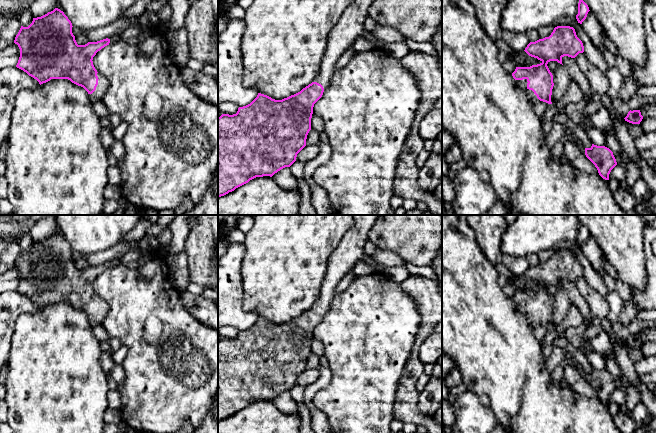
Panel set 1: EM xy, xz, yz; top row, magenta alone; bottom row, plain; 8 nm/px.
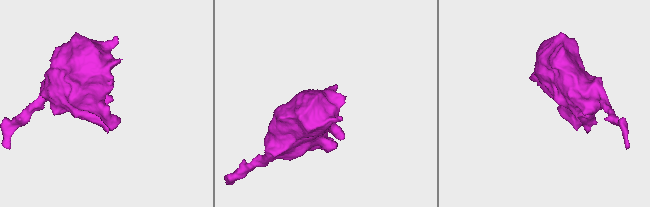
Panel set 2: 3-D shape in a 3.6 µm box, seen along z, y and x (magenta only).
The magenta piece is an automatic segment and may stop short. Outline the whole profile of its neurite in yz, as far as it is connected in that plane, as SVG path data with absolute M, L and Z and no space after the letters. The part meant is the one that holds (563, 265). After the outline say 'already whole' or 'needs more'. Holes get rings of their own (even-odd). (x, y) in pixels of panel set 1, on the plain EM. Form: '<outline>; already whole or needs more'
M557 250L549 261L530 266L524 275L529 280L540 284L541 287L530 291L516 291L512 297L513 302L516 304L515 309L522 314L532 326L543 325L552 328L551 319L554 307L553 299L547 288L550 285L557 285L562 288L562 282L564 280L575 282L579 277L584 276L584 270L582 265L577 261L573 251Z; needs more

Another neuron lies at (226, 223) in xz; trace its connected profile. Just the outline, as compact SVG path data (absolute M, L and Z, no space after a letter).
M218 215L218 242L223 238L227 237L232 229L237 227L238 221L244 216L254 216L254 215Z

